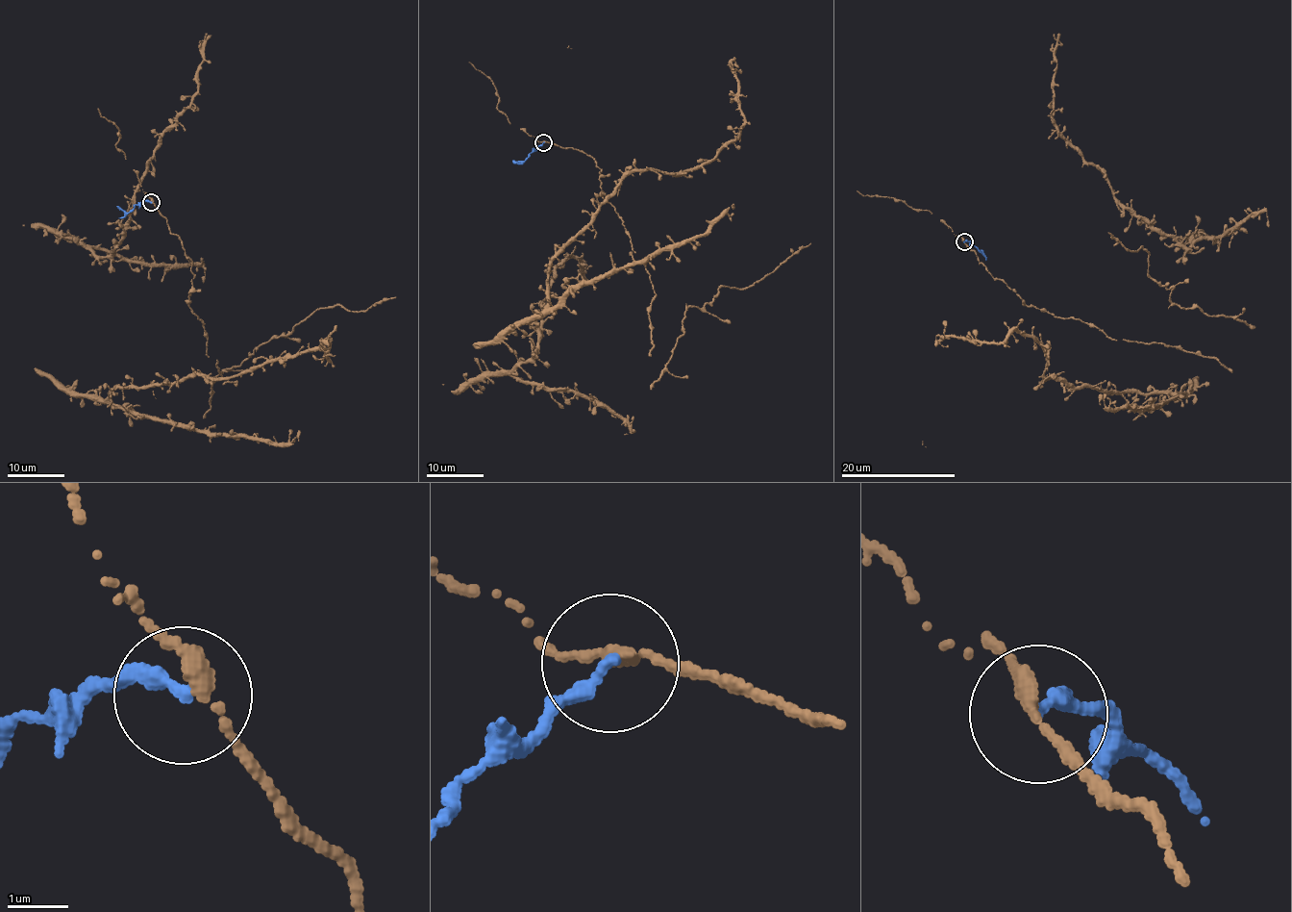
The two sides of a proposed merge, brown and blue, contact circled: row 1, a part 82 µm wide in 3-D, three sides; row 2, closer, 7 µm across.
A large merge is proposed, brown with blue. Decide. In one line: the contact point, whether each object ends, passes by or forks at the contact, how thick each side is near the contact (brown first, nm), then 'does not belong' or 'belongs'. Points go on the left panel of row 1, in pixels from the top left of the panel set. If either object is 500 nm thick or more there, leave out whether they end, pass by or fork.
(151, 202) | brown passes by | blue ends | 200/240 nm | does not belong

